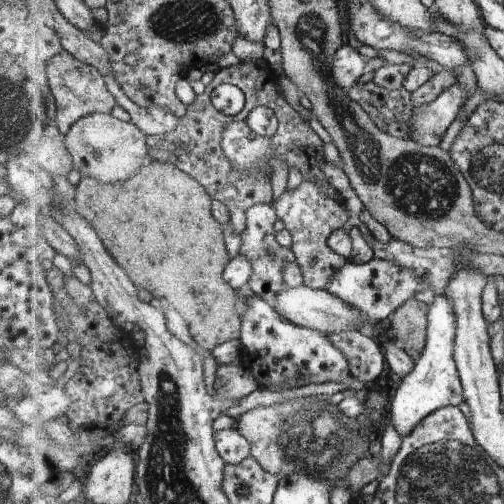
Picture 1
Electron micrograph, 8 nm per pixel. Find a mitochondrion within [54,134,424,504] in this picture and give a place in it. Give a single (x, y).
(308, 434)

